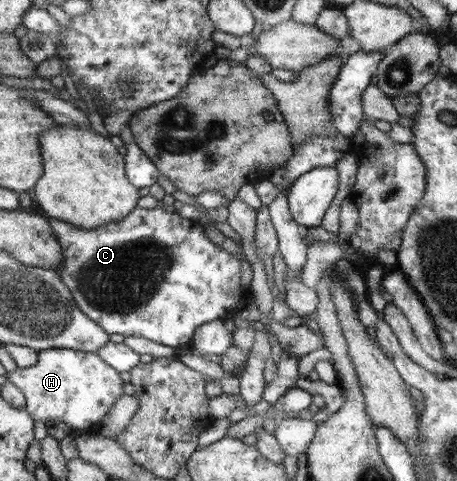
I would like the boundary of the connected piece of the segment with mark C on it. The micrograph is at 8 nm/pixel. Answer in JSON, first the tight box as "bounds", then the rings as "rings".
{"bounds":[48,207,250,348],"rings":[[[136,207],[131,211],[131,214],[126,218],[120,220],[120,222],[112,222],[106,224],[106,226],[100,226],[96,230],[86,230],[84,228],[78,228],[76,225],[62,222],[60,220],[48,218],[48,223],[51,223],[52,231],[55,231],[56,237],[59,239],[61,246],[63,247],[63,263],[59,267],[59,276],[68,289],[71,291],[72,297],[74,297],[75,303],[96,323],[100,324],[100,327],[104,328],[111,336],[121,339],[125,336],[136,335],[138,337],[146,337],[152,341],[162,343],[162,345],[168,345],[168,347],[177,348],[182,346],[188,346],[194,338],[195,331],[203,326],[205,323],[210,323],[215,319],[226,320],[228,315],[237,313],[237,305],[244,299],[249,299],[250,291],[244,289],[240,283],[242,283],[242,271],[240,271],[240,261],[230,255],[228,251],[224,251],[222,247],[214,245],[202,225],[192,225],[190,219],[184,219],[184,216],[178,215],[177,211],[168,211],[164,208],[145,209]]]}

